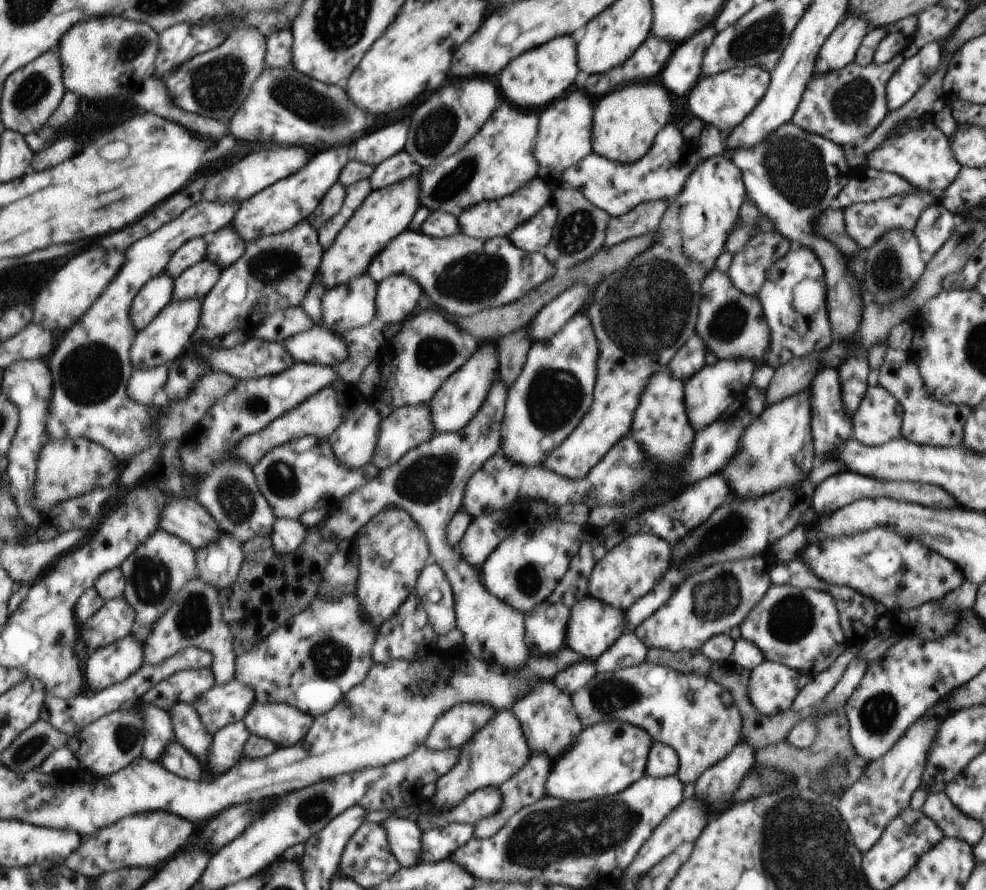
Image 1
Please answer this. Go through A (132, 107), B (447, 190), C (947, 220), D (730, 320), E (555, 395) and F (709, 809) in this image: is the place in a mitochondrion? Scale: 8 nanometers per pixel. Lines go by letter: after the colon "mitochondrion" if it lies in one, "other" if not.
A: other
B: mitochondrion
C: other
D: mitochondrion
E: mitochondrion
F: other

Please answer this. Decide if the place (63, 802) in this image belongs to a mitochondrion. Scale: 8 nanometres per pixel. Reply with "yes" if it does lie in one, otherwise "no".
no

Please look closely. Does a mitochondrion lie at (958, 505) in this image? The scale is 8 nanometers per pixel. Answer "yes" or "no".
no

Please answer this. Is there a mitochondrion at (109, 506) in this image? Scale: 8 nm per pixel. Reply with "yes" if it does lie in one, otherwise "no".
no

